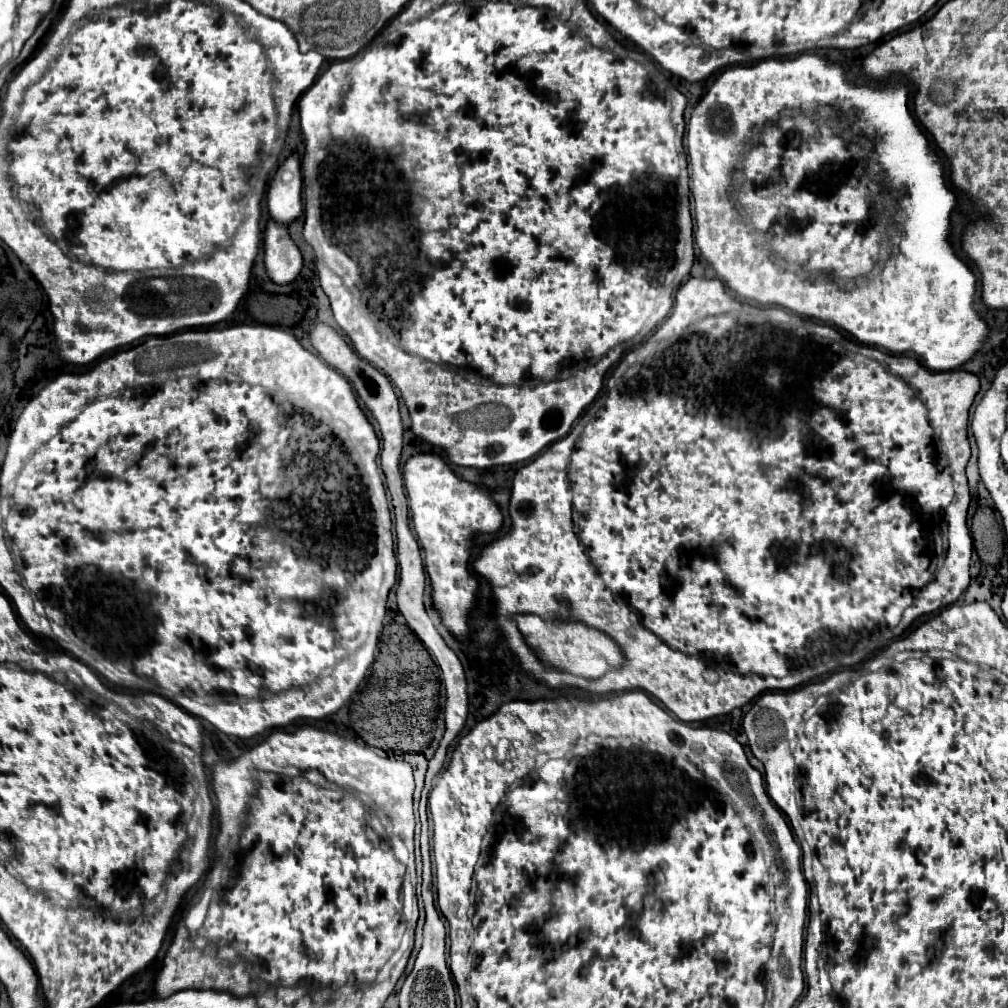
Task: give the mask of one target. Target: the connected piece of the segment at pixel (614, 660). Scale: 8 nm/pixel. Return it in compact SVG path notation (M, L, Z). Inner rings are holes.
M522 614L516 618L516 622L522 634L526 636L526 640L530 642L530 646L536 648L536 652L542 656L542 660L550 666L562 668L564 672L570 672L582 678L600 678L606 670L616 668L622 662L622 652L612 638L580 622L574 622L574 620L544 622L540 616L534 616L534 614Z

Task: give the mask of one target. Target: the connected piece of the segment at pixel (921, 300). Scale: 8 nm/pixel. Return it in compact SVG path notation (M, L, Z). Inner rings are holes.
M809 52L797 55L794 60L770 58L770 60L762 60L758 64L752 64L752 66L732 66L716 78L716 82L706 92L706 96L694 108L692 118L687 125L686 140L695 212L695 243L698 244L702 256L712 264L712 268L716 270L720 280L724 280L724 284L730 290L734 290L738 296L758 302L761 305L778 304L778 306L802 317L832 322L838 328L852 334L862 344L878 346L878 348L884 348L884 350L894 352L894 354L912 352L924 362L926 368L936 370L936 372L956 370L980 350L988 330L986 330L986 324L982 322L982 318L976 314L976 308L974 308L976 276L968 268L968 264L962 258L958 258L952 244L948 242L950 212L956 206L956 194L954 194L952 186L946 184L944 164L942 164L938 152L932 148L930 140L924 136L924 132L920 130L920 126L916 124L916 120L912 116L912 110L908 106L908 86L906 84L890 82L890 84L884 84L880 88L856 86L850 80L850 76L846 76L846 70L842 66L830 64L824 58L818 58ZM784 108L800 110L800 112L782 118L780 112ZM850 132L854 132L854 136L862 136L864 140L870 140L872 150L866 154L866 166L868 166L866 176L872 178L872 182L879 187L880 194L878 194L878 188L868 178L864 178L860 172L862 150L846 144L846 138L850 138Z

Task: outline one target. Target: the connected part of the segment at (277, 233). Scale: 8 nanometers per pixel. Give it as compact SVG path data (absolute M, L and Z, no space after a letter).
M268 220L262 236L262 246L264 266L270 280L276 284L294 282L302 270L302 256L296 244L292 242L288 230L280 224L274 224L274 220Z

